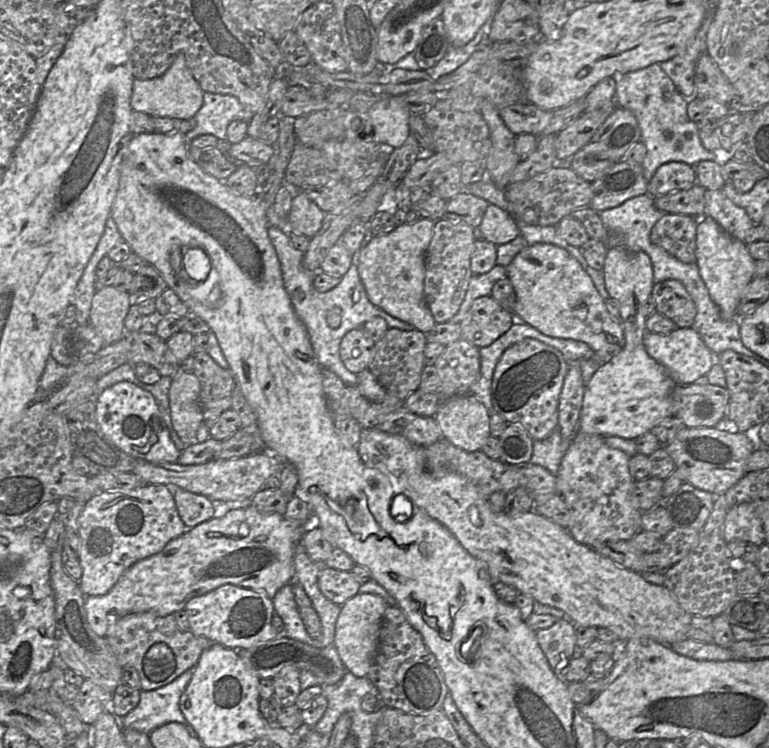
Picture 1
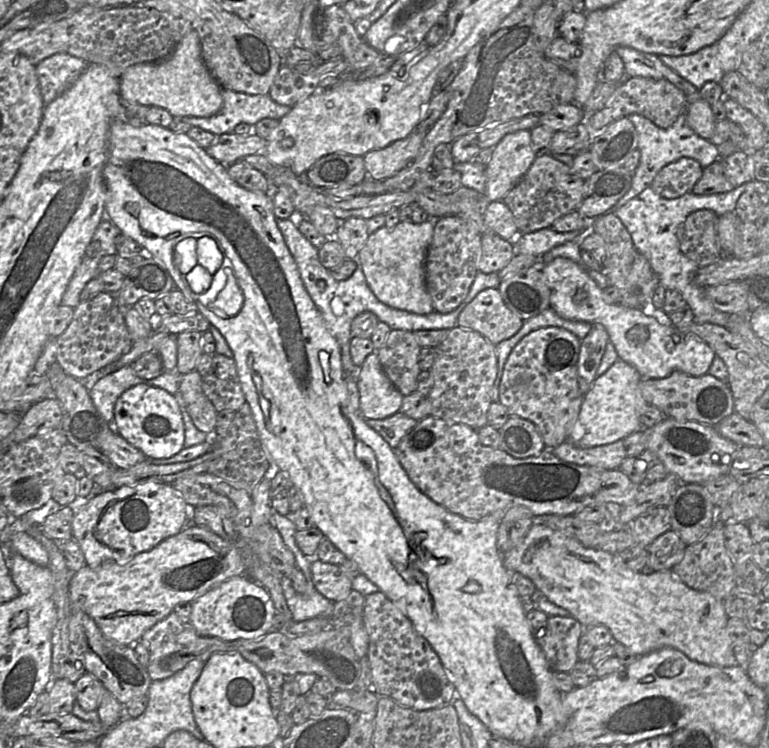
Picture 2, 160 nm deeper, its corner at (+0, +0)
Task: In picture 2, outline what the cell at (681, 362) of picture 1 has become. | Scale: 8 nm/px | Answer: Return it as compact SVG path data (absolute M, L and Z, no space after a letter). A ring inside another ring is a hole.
M556 257L540 266L550 292L550 308L564 319L604 326L619 359L632 365L642 379L661 379L674 371L690 376L708 372L716 356L696 334L679 330L657 316L647 316L640 309L607 304L602 298L602 289L588 275L587 269L568 258ZM638 328L644 332L639 333Z

